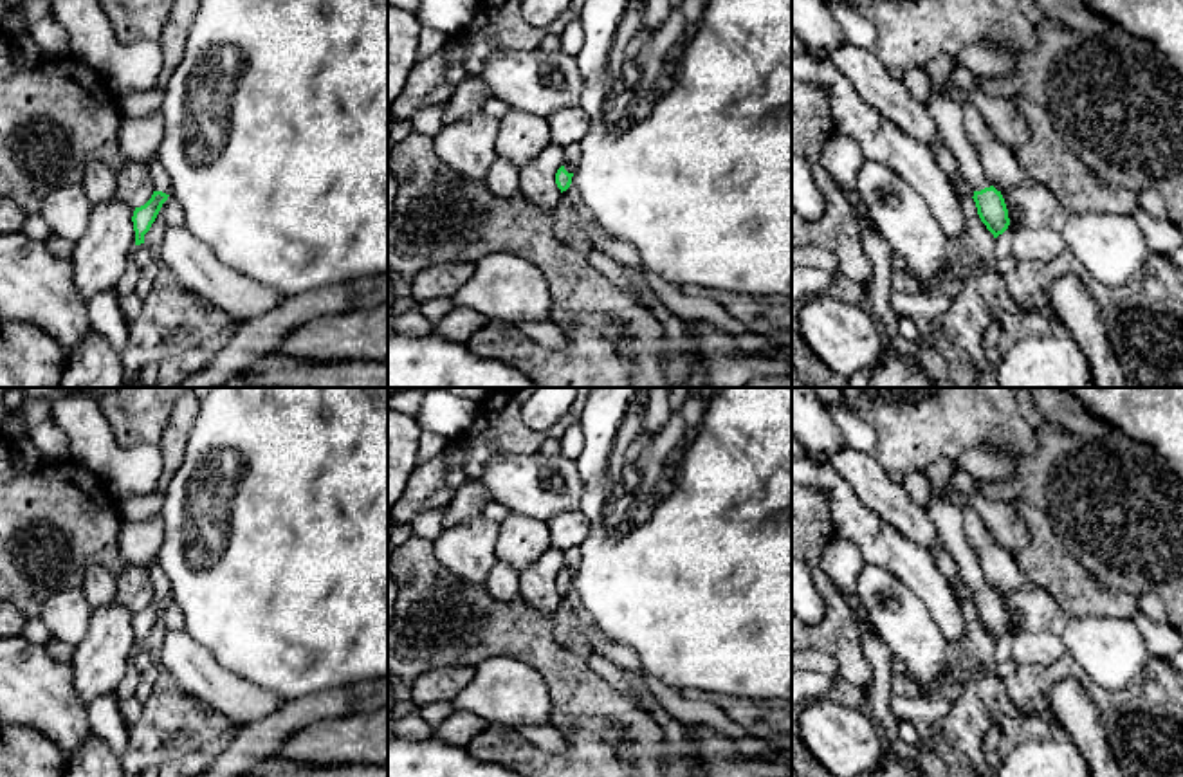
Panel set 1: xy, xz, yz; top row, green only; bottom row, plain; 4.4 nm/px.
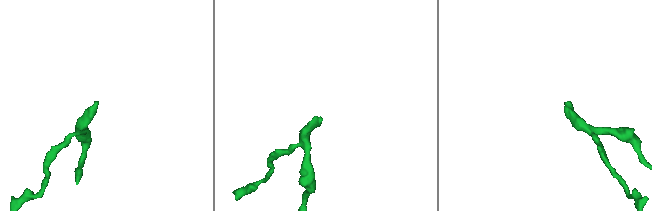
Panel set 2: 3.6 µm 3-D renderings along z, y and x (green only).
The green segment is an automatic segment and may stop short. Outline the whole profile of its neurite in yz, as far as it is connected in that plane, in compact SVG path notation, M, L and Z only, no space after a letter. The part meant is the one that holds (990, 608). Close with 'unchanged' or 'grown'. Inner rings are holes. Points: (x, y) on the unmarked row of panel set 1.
M940 458L925 469L931 487L936 492L936 496L925 505L925 510L936 526L941 546L954 559L961 582L974 593L972 602L981 626L994 642L997 642L1010 629L1008 613L1001 595L997 595L986 582L977 555L965 537L959 510L943 496L954 467L956 463L952 460Z; grown

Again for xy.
M153 562L148 568L148 573L153 582L155 595L144 609L135 611L133 615L132 626L133 626L133 635L135 635L135 649L144 647L144 638L150 635L162 608L168 604L171 597L171 582L166 571L162 570L160 562Z; grown

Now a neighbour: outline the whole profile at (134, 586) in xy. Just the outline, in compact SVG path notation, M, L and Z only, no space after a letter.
M128 564L117 577L117 595L115 600L132 609L144 609L153 599L153 582L148 570Z

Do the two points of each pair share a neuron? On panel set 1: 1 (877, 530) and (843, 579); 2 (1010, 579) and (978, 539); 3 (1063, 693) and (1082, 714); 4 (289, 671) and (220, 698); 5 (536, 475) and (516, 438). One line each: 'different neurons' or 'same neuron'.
1: different neurons
2: same neuron
3: same neuron
4: different neurons
5: different neurons

